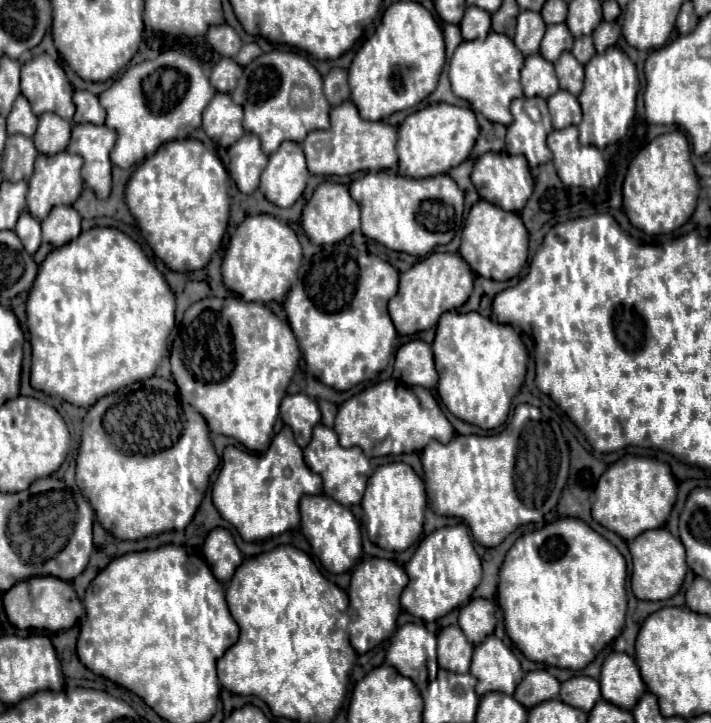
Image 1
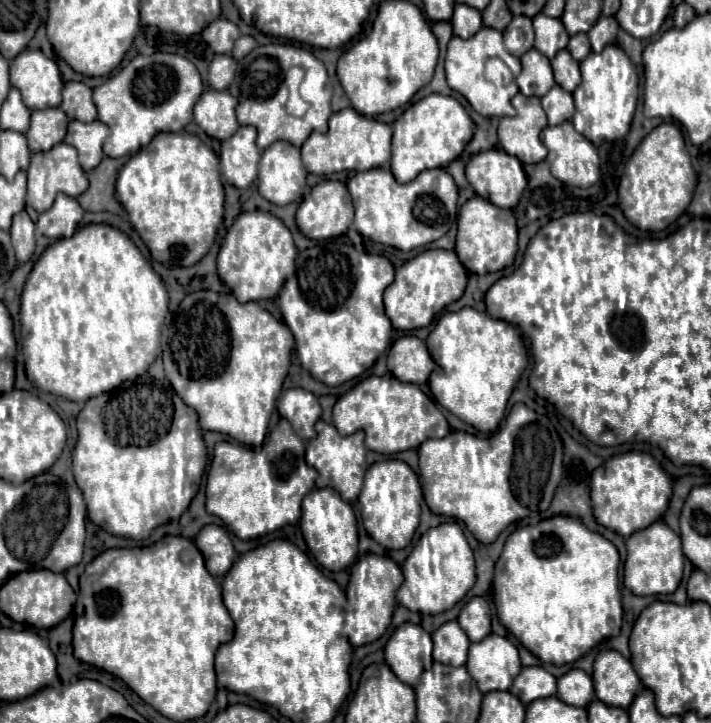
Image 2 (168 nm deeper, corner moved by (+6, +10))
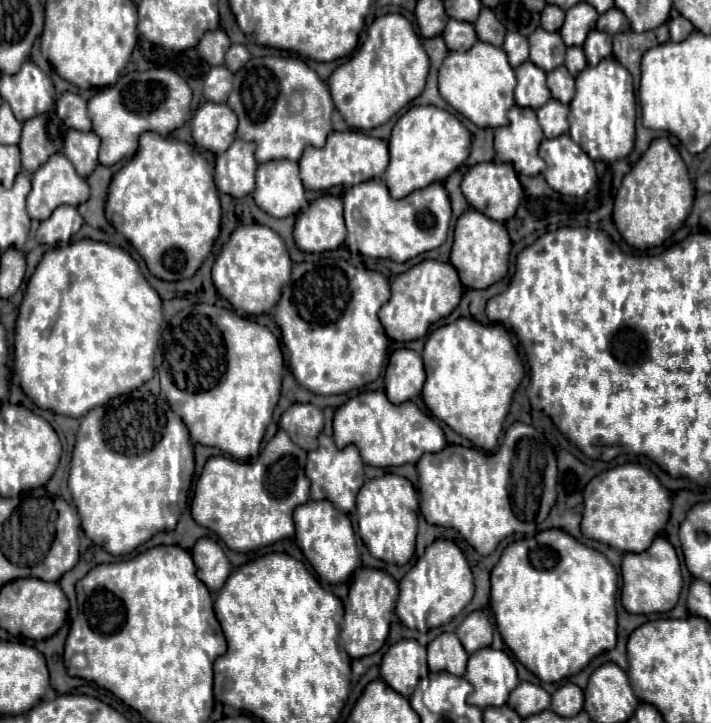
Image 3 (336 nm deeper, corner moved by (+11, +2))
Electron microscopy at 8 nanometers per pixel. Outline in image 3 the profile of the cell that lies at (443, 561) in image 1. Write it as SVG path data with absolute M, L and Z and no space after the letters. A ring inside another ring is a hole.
M435 540L427 546L425 554L417 560L417 564L403 576L399 582L399 600L397 600L397 616L407 628L415 628L419 632L427 632L449 624L473 598L475 586L471 568L457 548L457 544L449 540Z

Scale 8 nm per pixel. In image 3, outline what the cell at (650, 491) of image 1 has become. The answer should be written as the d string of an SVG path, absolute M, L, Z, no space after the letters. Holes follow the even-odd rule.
M623 464L613 470L601 472L595 476L585 488L585 510L581 532L587 538L609 544L619 552L635 552L647 550L657 538L671 512L671 496L661 486L661 482L643 466Z

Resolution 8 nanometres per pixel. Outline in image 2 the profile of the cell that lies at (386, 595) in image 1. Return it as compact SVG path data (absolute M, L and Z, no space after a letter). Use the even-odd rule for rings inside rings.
M362 554L358 562L350 568L350 582L346 586L346 624L344 624L344 636L350 640L352 646L362 646L368 642L378 640L390 620L396 606L396 590L402 586L402 570L400 566L388 558L388 556L376 556L376 554Z

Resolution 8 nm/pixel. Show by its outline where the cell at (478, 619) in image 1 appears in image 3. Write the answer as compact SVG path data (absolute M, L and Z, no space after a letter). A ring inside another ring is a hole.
M477 610L471 612L463 624L457 628L457 638L461 638L461 644L465 646L467 654L473 654L485 646L491 646L491 636L493 636L493 626L489 618Z

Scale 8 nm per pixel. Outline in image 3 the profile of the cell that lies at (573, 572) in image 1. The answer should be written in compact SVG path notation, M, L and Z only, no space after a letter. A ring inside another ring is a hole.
M543 530L539 534L535 534L531 540L519 540L513 542L505 548L505 552L501 554L501 560L497 562L497 566L493 568L490 574L491 592L490 592L490 609L495 612L495 624L497 630L505 642L505 646L515 654L515 658L529 670L533 672L541 682L559 682L563 678L575 676L579 674L595 656L599 656L605 650L613 650L615 648L615 640L617 640L617 610L615 610L615 596L617 596L617 572L611 566L611 562L597 550L577 542L571 534L563 532L563 530Z

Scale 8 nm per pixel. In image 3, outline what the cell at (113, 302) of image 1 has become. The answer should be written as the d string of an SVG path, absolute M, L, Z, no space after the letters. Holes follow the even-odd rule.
M79 240L73 242L65 248L53 248L47 250L43 260L39 262L37 270L33 272L25 298L19 306L19 316L17 316L17 330L15 330L15 372L19 376L23 392L35 402L35 406L43 410L53 410L55 414L63 414L69 418L83 418L93 406L103 406L111 398L129 394L149 382L153 378L153 354L157 350L157 340L159 340L159 326L163 322L163 312L161 312L161 298L159 294L149 286L149 282L143 278L137 262L131 258L129 252L125 252L119 246L111 246L105 242L95 242L95 240Z

